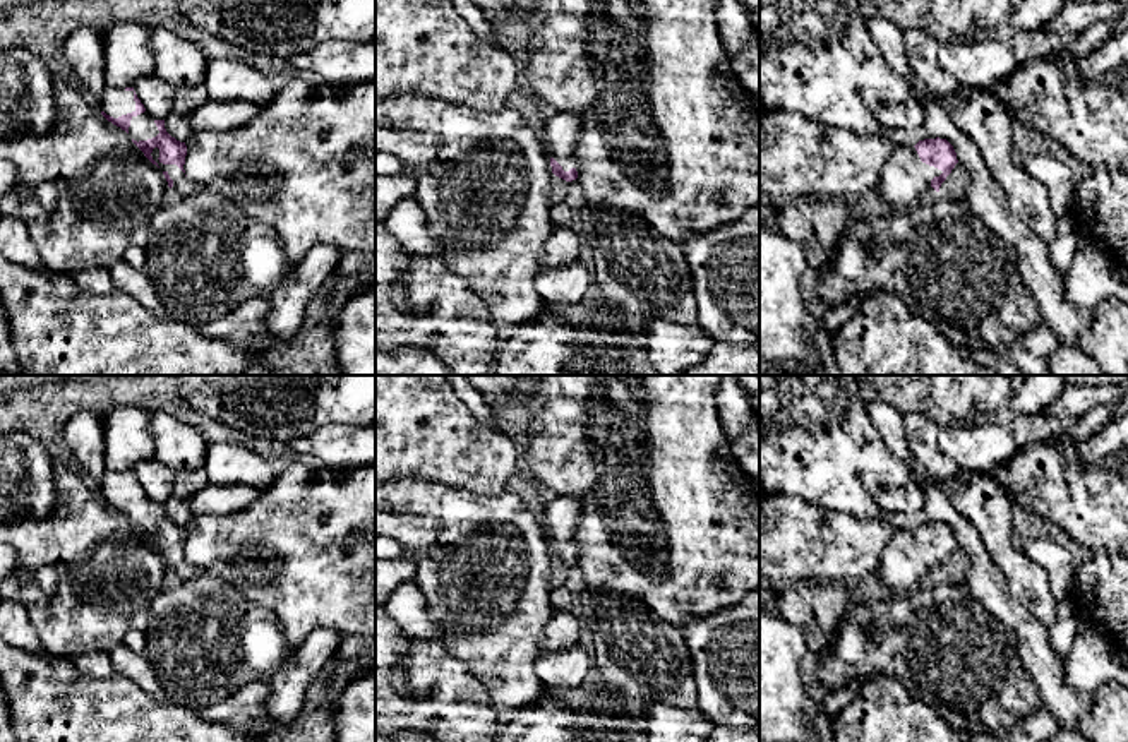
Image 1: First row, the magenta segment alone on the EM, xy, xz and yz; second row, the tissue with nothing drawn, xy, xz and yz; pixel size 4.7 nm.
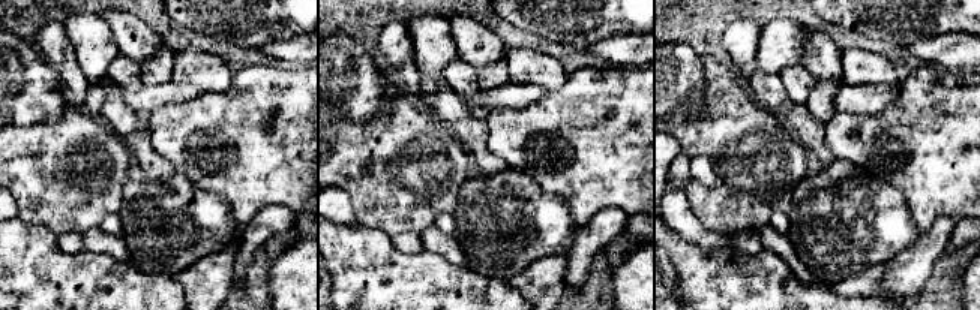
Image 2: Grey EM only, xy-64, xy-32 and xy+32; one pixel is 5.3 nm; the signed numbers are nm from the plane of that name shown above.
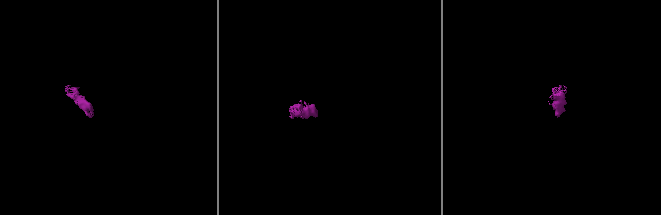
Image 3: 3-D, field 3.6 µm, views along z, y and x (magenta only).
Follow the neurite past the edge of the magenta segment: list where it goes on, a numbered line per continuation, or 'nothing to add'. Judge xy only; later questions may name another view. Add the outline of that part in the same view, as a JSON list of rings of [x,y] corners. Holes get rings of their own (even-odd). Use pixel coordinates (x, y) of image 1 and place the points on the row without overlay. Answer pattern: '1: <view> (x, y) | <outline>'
1: xy (115, 485) | [[[106,470],[99,492],[113,502],[132,497],[135,495],[134,475]]]
2: xy (184, 571) | [[[154,531],[151,536],[153,543],[158,547],[161,555],[166,555],[173,564],[173,571],[170,572],[171,581],[187,583],[194,581],[202,574],[202,569],[190,564],[177,548],[163,548],[159,542],[159,533]]]

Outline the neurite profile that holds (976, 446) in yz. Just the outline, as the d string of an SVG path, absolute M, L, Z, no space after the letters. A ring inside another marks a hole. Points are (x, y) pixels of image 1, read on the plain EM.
M957 422L938 430L941 452L967 471L1003 466L1020 449L1010 428L989 422Z

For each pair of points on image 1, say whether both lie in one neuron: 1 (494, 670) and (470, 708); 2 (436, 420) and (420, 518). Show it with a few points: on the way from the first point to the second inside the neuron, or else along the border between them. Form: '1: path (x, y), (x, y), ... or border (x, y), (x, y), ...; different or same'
1: border (456, 657), (482, 684), (494, 708); different
2: border (393, 480), (419, 477), (465, 490); different

